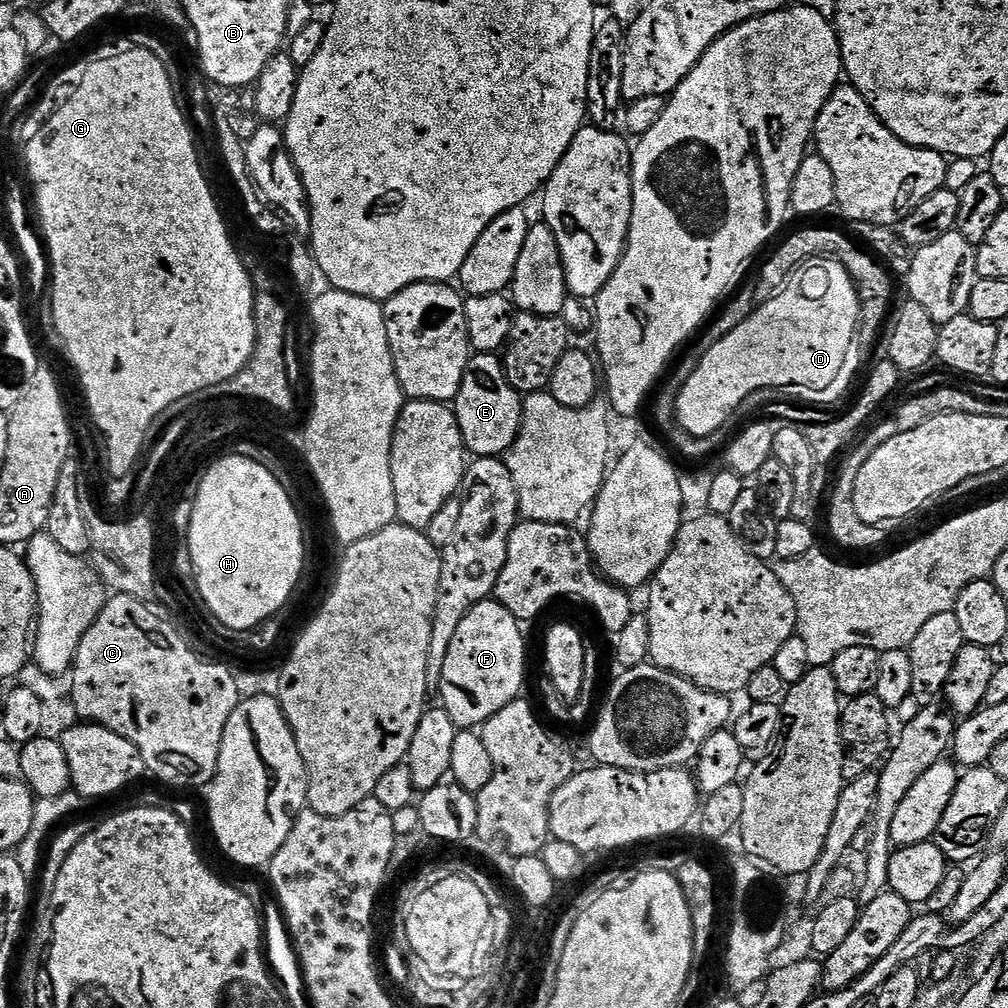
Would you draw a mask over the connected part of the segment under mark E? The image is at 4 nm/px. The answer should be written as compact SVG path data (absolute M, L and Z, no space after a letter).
M476 354L468 363L464 381L454 401L464 446L473 457L503 457L512 449L523 426L524 400L508 380L503 359L496 354Z

